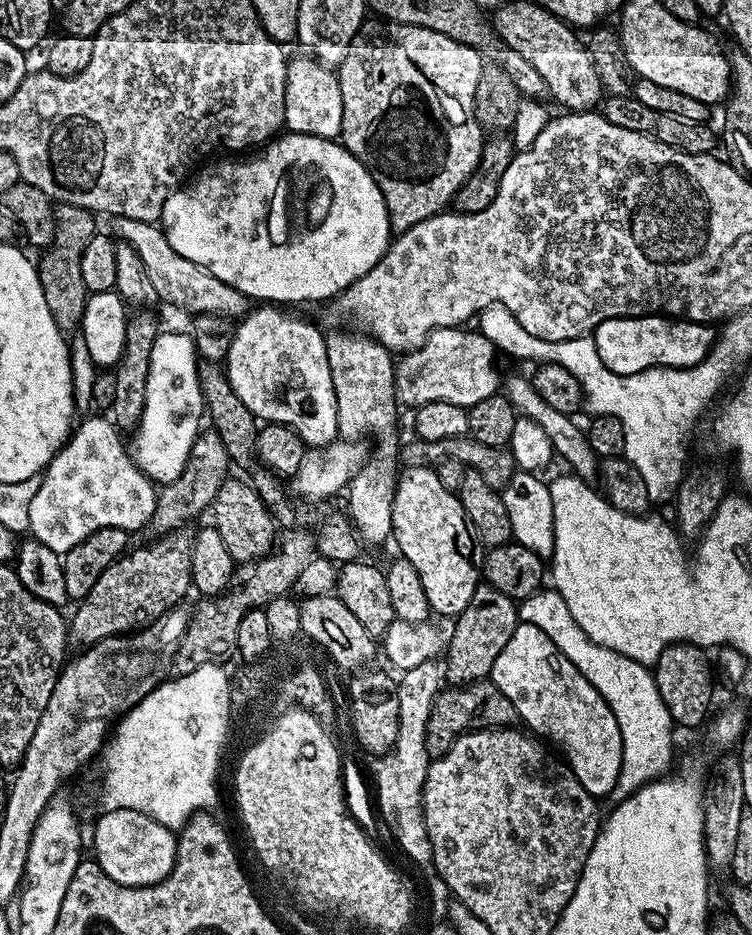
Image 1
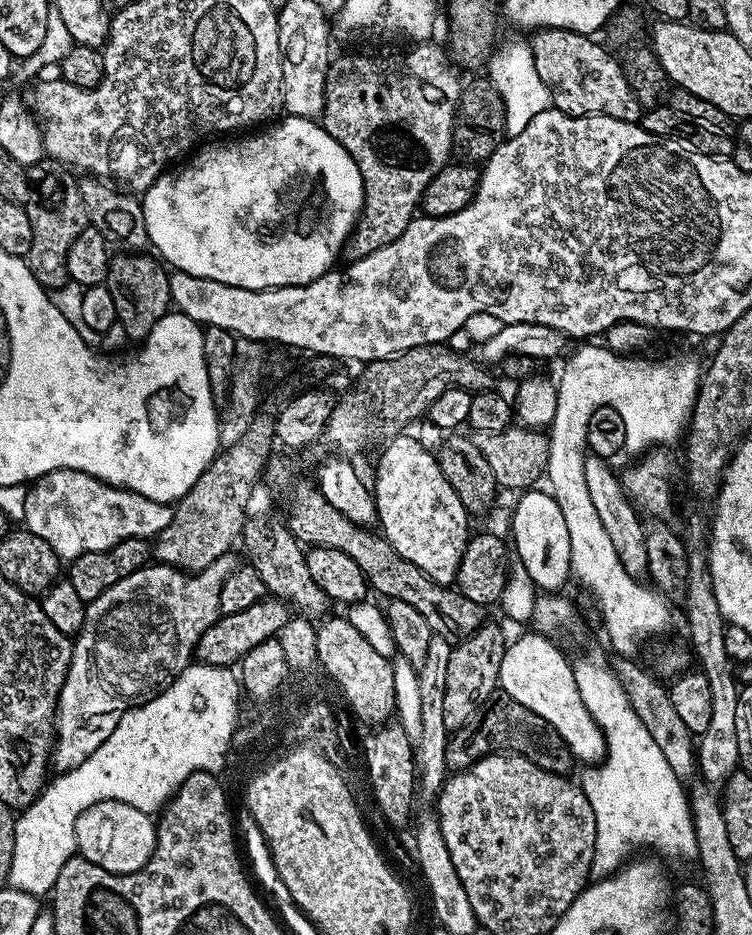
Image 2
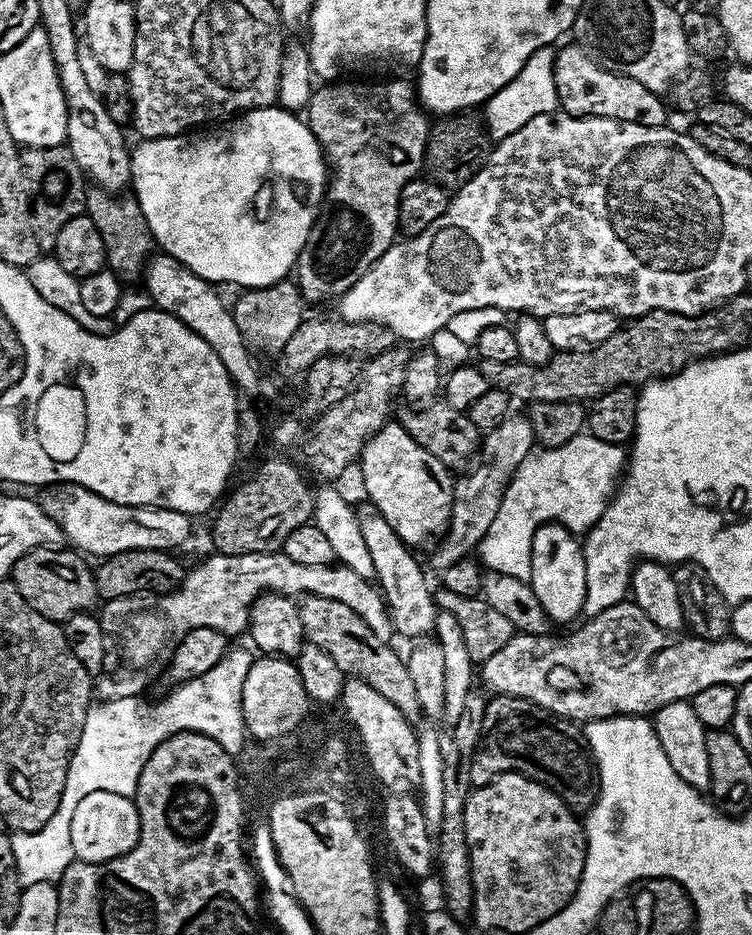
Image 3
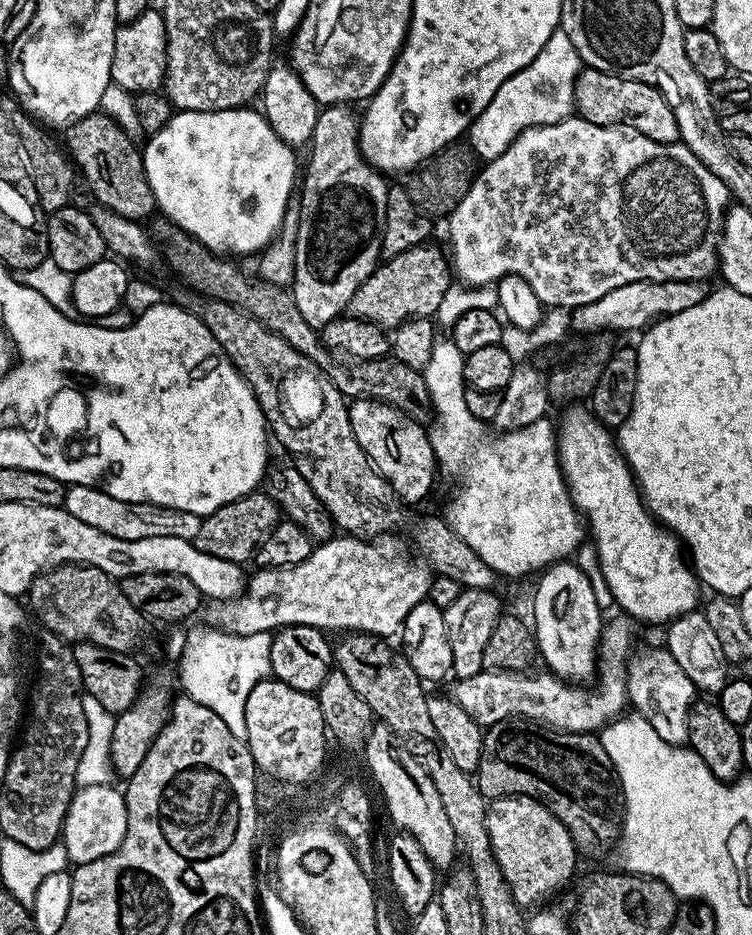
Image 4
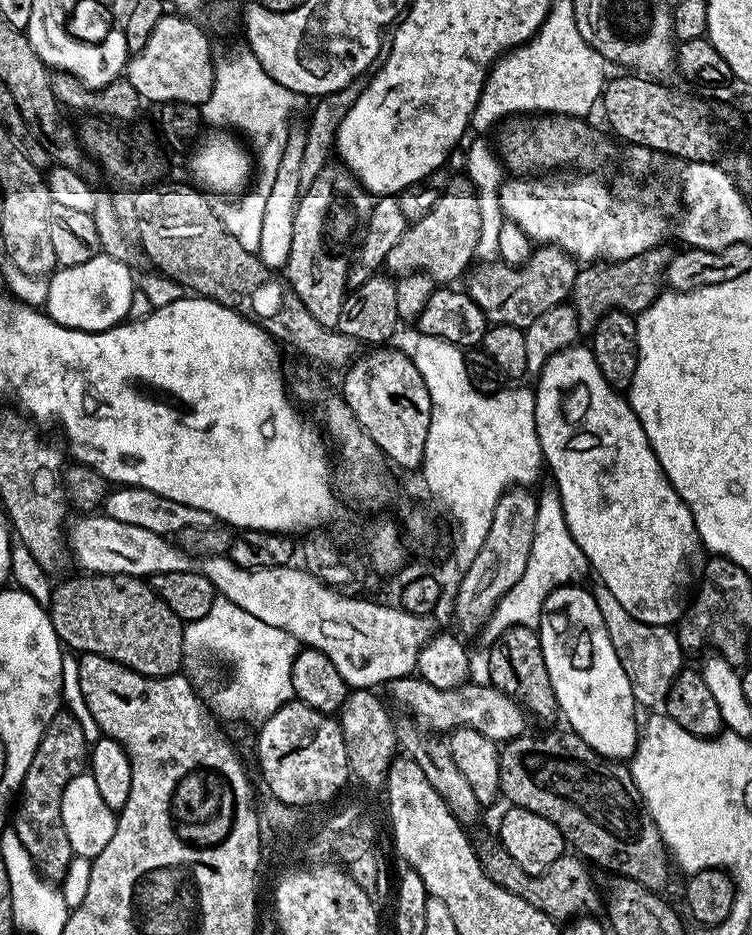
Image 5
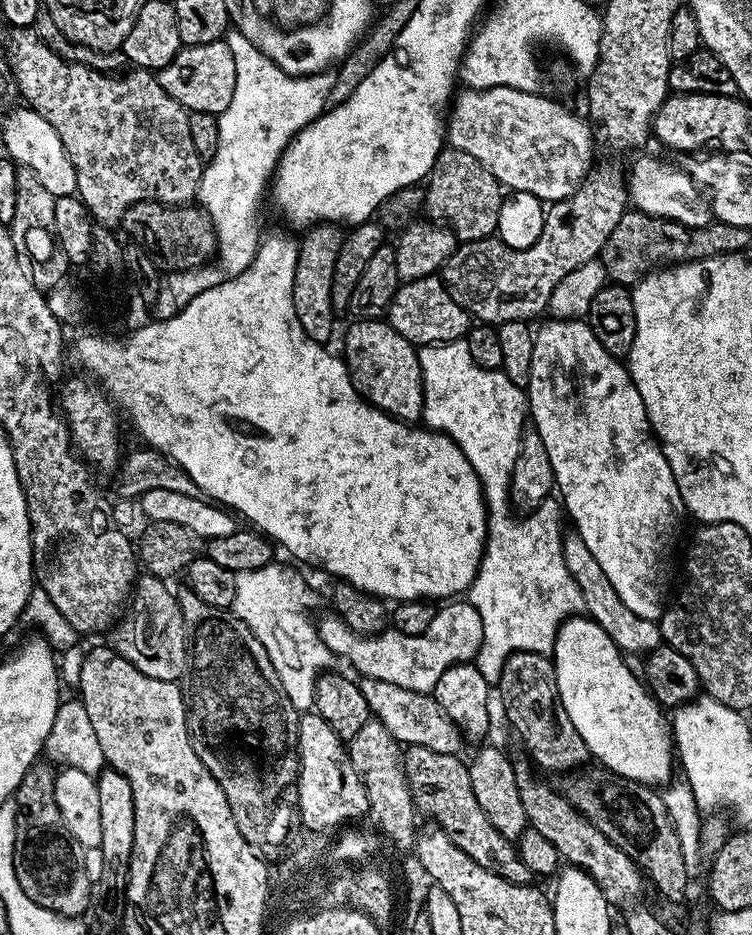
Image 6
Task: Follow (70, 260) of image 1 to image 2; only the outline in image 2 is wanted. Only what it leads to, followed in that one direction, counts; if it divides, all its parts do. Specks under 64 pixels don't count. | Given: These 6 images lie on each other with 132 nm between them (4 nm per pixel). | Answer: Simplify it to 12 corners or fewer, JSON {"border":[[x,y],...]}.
{"border":[[29,165],[26,263],[46,290],[69,282],[66,254],[89,228],[79,179]]}

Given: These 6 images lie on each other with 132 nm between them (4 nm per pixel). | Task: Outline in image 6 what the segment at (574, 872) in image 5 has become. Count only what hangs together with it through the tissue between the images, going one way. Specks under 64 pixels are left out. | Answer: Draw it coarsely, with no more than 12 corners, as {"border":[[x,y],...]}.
{"border":[[403,749],[415,807],[478,866],[532,884],[459,755]]}

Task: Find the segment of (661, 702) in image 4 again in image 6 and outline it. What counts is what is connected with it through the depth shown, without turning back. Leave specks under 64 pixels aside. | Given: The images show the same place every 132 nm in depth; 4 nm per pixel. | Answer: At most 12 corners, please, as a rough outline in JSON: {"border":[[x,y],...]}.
{"border":[[586,542],[562,554],[584,612],[623,653],[660,647],[659,623],[618,598]]}

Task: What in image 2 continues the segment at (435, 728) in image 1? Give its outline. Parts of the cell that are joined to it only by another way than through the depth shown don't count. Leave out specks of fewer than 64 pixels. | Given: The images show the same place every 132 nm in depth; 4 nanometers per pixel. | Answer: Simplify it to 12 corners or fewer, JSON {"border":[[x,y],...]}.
{"border":[[497,690],[451,733],[446,765],[507,750],[568,774],[568,747],[534,710]]}

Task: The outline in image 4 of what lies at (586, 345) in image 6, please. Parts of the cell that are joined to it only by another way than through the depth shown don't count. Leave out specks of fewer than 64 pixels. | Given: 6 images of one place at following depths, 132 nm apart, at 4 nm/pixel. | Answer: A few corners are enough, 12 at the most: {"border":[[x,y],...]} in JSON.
{"border":[[569,407],[557,456],[615,607],[661,626],[702,585],[613,433]]}

